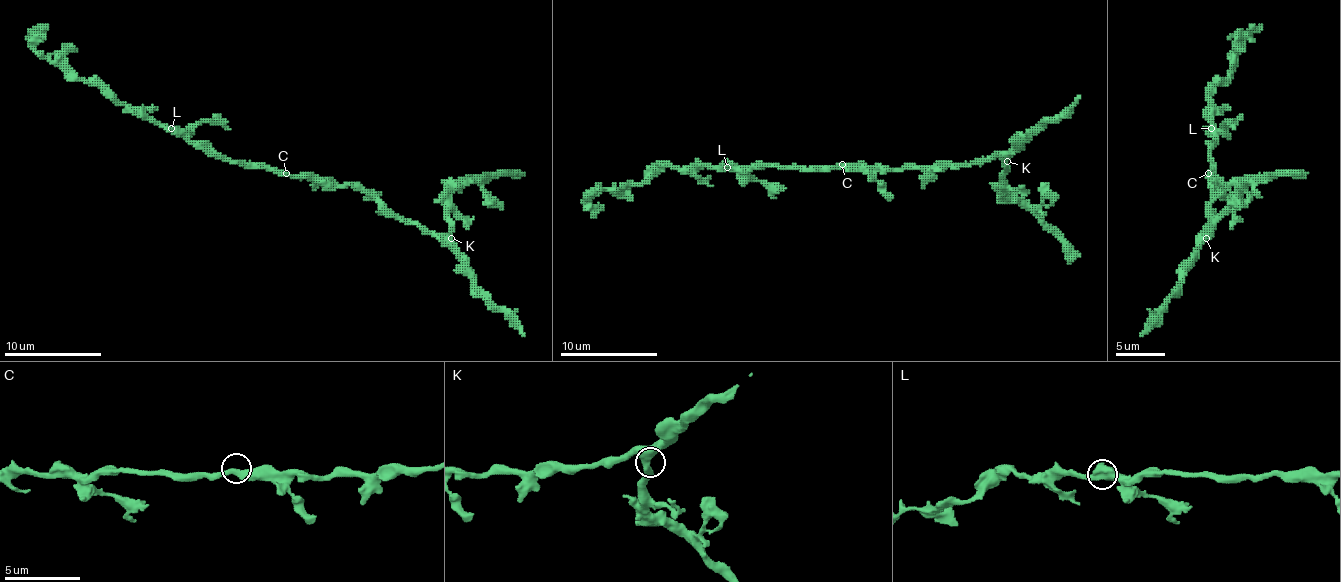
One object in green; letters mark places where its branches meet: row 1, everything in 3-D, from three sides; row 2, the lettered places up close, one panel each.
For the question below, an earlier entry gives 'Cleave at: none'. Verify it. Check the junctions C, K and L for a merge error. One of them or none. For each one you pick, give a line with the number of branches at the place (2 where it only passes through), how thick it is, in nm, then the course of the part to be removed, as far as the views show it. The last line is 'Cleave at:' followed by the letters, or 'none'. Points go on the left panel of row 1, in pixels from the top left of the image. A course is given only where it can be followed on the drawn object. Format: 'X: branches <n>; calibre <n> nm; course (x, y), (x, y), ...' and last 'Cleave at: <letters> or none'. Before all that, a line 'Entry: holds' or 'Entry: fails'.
Entry: holds
Cleave at: none

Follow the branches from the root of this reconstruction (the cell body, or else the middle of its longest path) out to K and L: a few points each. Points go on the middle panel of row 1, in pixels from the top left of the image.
K: (842, 169), (936, 169), (980, 164), (992, 156), (1002, 156), (1007, 161)
L: (842, 169), (727, 166)

